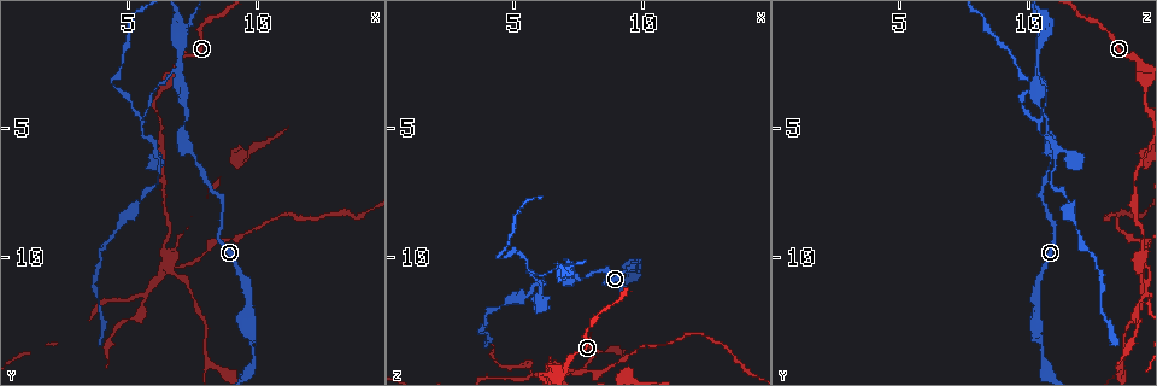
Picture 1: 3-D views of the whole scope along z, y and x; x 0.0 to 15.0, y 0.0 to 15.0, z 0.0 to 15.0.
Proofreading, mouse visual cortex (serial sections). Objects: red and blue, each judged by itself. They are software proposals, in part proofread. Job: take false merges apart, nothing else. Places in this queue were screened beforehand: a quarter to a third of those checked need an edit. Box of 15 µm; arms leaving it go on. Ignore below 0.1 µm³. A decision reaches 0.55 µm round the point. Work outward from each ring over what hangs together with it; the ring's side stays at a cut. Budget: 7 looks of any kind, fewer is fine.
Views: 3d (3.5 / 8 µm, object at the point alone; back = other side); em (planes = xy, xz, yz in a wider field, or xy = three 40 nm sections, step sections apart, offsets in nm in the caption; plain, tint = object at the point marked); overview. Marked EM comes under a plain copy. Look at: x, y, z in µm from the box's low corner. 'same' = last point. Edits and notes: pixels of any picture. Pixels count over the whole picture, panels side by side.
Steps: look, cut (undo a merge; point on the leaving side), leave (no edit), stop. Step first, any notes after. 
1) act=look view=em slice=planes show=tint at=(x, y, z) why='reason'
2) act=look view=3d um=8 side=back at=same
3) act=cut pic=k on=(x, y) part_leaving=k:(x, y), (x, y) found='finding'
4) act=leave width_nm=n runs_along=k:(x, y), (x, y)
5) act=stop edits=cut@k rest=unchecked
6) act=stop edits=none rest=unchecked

act=look view=3d um=8 at=(6.5, 10.3, 14.4) why='four or more arms meet'

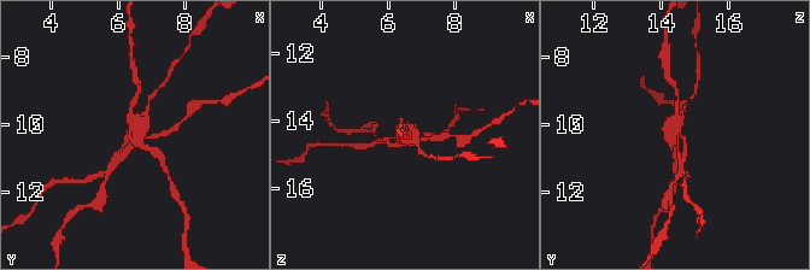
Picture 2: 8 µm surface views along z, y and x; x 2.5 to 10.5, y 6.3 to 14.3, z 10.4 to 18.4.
act=look view=em slice=xy step=1 show=tint at=(6.5, 10.2, 14.3) arms=4 arm_widths_nm=150,150,150,150 why='shape alone is not enough'

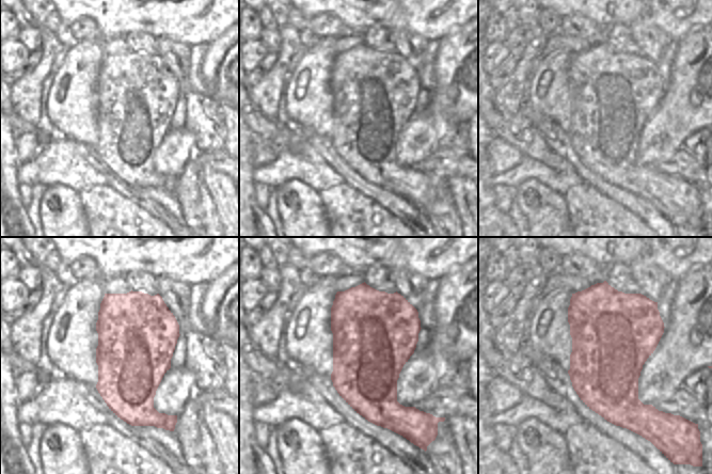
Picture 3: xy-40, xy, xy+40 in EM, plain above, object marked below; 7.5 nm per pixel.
act=cut pic=2 on=(119, 156) found='two cells meet here'

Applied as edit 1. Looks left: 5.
act=look view=overview why='see it whole again'

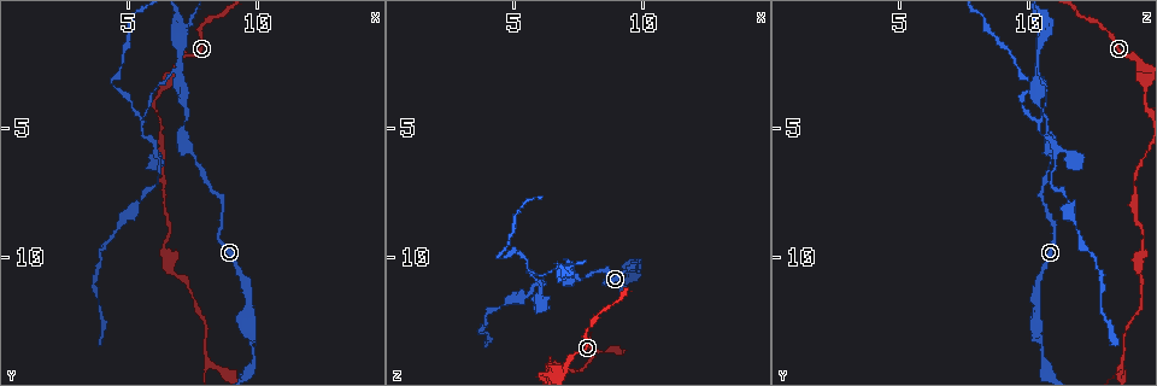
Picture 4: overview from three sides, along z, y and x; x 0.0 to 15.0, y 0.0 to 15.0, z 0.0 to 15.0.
act=look view=3d um=8 at=(8.1, 14.2, 13.6) why='branch point'

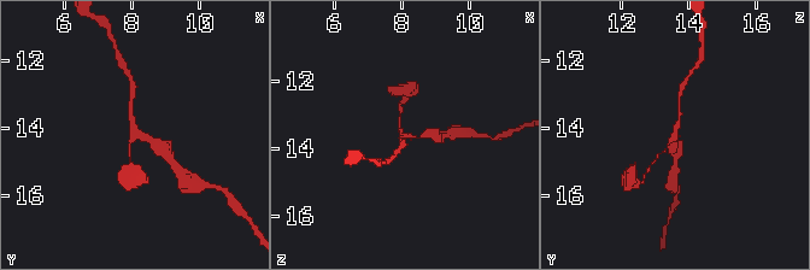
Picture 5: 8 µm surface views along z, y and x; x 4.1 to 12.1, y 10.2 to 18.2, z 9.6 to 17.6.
act=look view=em slice=xy step=3 show=tint at=(8.1, 14.1, 13.7) why='shape alone is not enough'

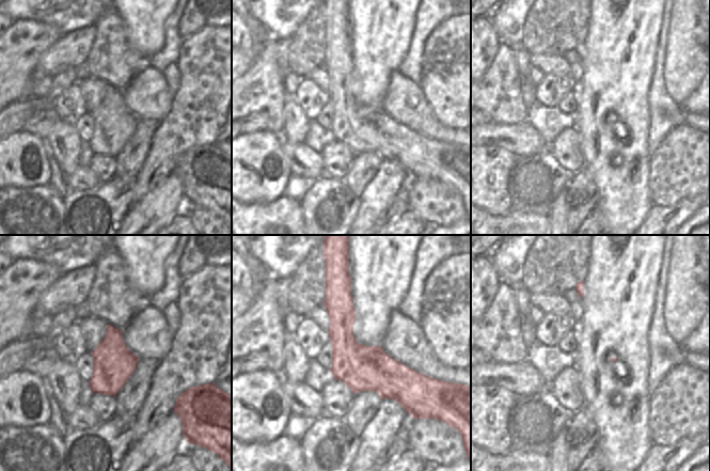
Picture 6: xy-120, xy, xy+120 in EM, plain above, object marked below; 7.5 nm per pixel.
act=leave width_nm=340 runs_along=5:(130, 97), (134, 133), (163, 150) found='continuous, no second cell'

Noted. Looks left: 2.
act=look view=3d um=3.5 at=(7.0, 3.1, 10.6) why='sharp bend'

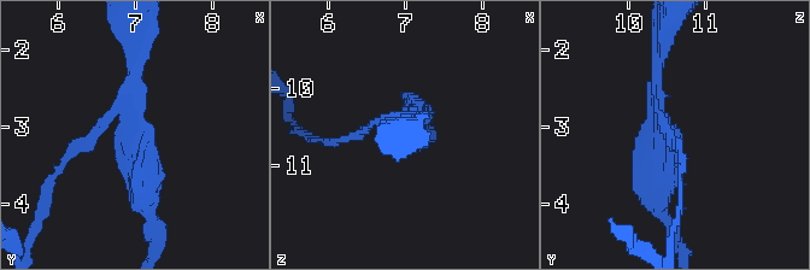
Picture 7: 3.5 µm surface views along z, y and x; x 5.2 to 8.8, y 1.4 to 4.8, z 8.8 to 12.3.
act=look view=em slice=xy step=2 show=tint at=(6.90, 3.05, 10.50) why='shape alone is not enough'

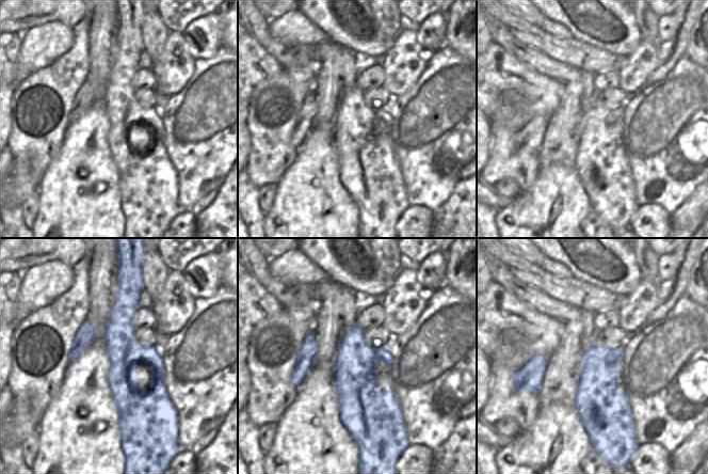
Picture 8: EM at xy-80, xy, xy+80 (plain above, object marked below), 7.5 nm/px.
act=cut pic=7 on=(86, 142) width_nm=320 part_leaving=7:(111, 119), (66, 153), (48, 205) found='two cells meet here'

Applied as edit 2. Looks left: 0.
act=stop edits=cut@2,cut@7 rest=unchecked

